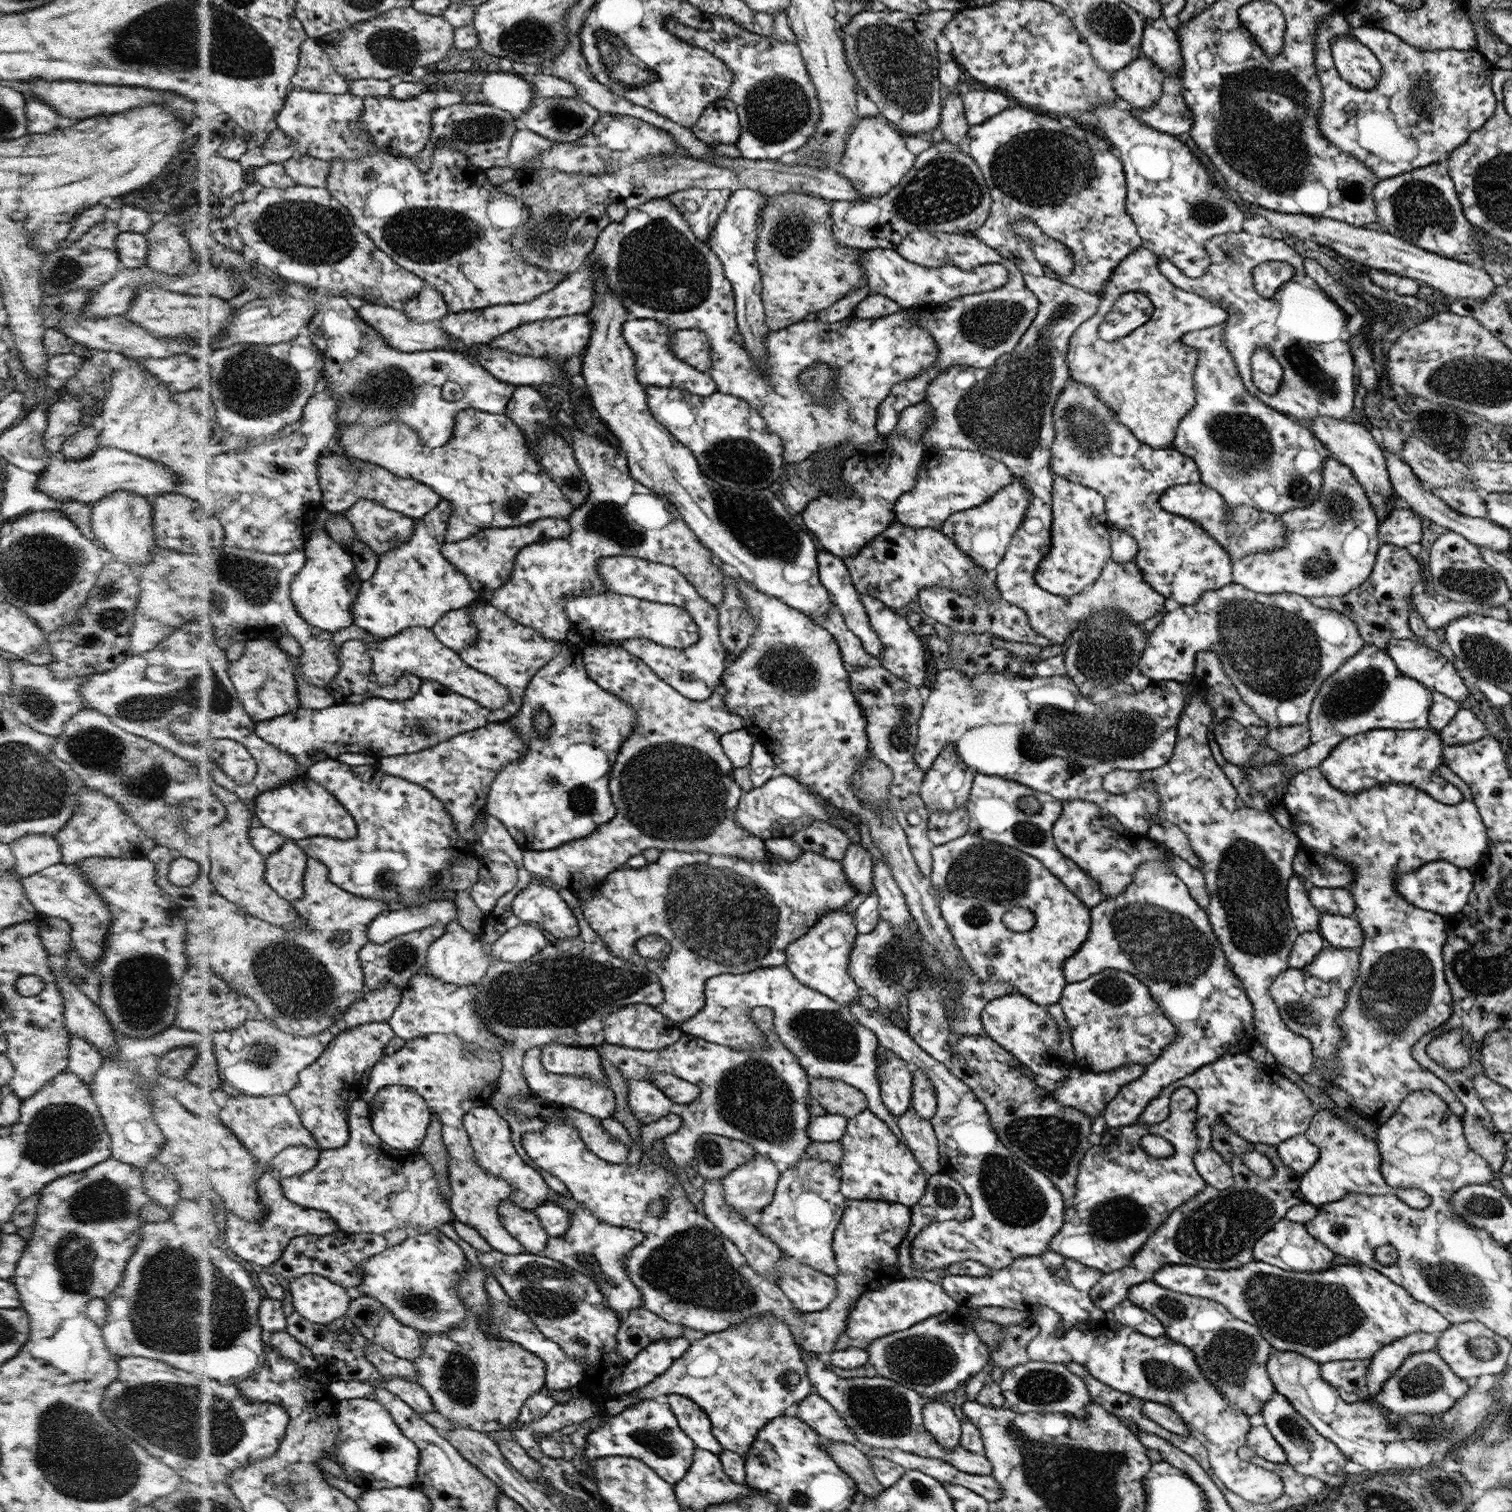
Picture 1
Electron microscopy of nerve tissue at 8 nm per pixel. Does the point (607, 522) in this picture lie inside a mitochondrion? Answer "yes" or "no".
yes

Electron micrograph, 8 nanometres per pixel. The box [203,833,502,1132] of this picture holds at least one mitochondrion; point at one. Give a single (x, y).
(299, 988)

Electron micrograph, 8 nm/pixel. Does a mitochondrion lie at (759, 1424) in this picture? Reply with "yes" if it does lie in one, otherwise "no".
no

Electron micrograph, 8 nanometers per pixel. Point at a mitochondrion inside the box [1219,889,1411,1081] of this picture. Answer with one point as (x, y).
(1302, 1012)

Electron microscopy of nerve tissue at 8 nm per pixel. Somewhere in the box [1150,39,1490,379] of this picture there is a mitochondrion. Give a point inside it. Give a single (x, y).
(1282, 177)

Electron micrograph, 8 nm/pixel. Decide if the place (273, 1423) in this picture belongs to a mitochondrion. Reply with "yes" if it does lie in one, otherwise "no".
no

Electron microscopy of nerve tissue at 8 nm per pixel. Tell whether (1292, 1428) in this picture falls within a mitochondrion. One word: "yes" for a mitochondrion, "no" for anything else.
yes

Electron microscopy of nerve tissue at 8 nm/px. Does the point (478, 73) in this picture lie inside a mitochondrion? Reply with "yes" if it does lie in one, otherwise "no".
no

